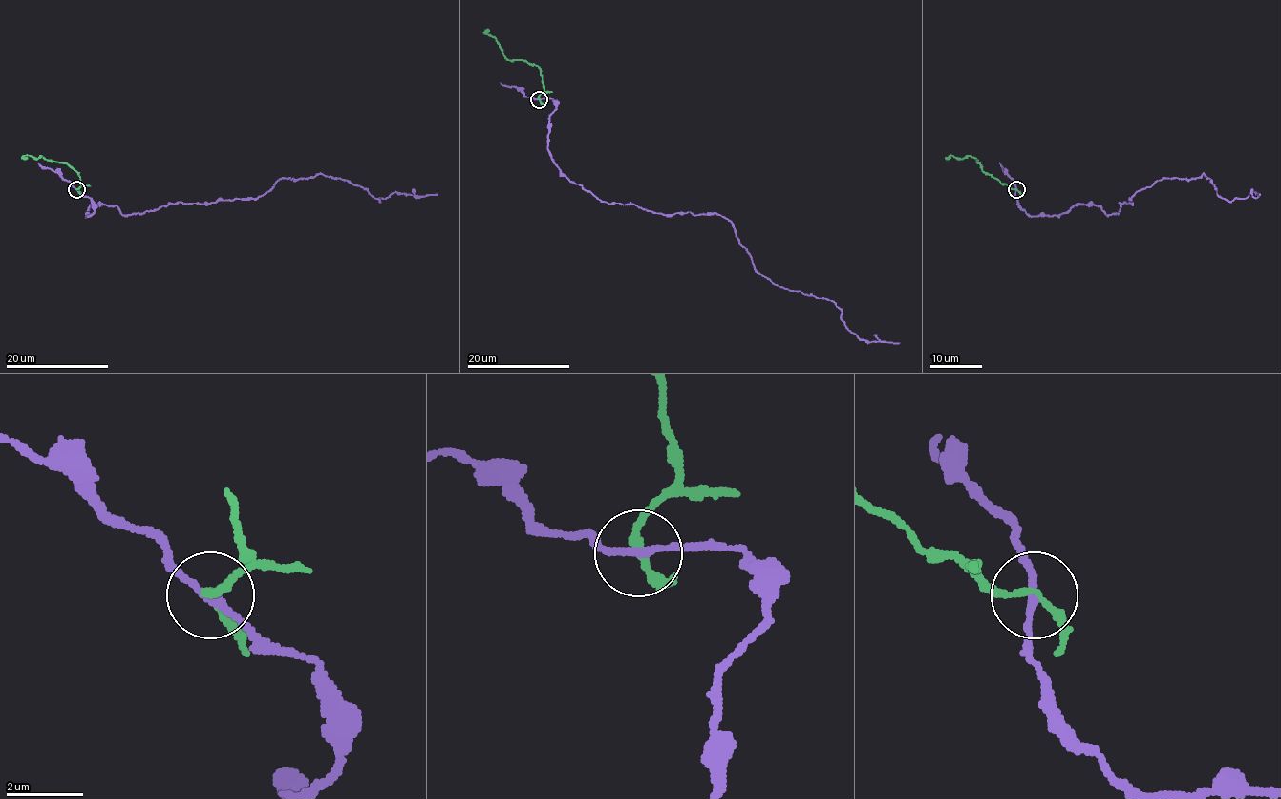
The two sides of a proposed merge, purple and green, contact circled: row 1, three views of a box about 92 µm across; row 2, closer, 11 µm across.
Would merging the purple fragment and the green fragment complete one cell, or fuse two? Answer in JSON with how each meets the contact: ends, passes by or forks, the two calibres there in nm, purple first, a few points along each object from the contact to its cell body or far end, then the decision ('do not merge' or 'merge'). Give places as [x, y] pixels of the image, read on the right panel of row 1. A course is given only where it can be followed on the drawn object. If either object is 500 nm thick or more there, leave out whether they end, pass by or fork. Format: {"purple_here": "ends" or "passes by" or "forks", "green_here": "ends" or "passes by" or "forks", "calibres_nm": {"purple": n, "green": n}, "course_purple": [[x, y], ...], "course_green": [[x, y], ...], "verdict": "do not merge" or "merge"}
{"purple_here": "passes by", "green_here": "passes by", "calibres_nm": {"purple": 190, "green": 190}, "course_purple": [[1015, 189], [1031, 216], [1080, 205], [1118, 213], [1162, 179], [1203, 173], [1227, 201], [1259, 194]], "course_green": [[1015, 189], [985, 173], [973, 157], [945, 158]], "verdict": "do not merge"}

